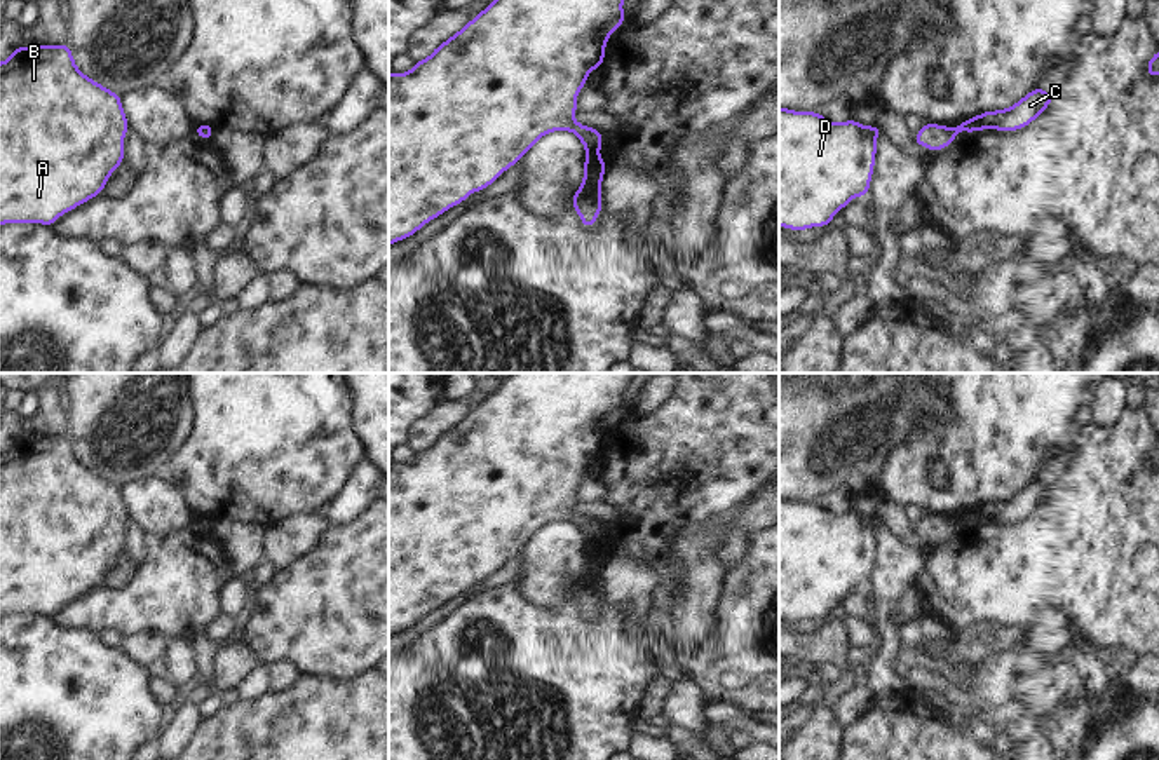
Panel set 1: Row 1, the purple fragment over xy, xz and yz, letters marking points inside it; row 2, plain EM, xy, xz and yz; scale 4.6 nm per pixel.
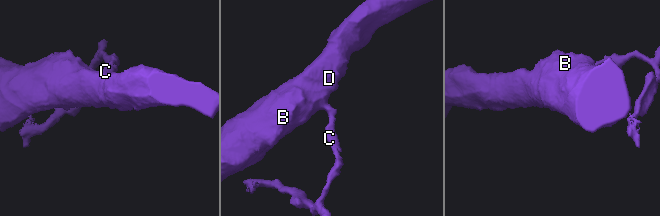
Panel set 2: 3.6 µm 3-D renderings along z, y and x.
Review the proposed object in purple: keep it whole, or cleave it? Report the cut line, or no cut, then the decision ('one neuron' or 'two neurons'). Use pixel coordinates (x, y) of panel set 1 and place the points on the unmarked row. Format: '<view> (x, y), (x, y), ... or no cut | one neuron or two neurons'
xz (586, 549), (600, 551) | two neurons

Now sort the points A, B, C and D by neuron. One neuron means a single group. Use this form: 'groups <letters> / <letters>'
groups A B D / C

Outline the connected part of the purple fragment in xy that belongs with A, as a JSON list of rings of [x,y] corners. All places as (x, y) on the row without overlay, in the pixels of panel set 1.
[[[66,432],[17,436],[0,453],[0,617],[5,614],[52,614],[68,601],[103,584],[112,563],[125,551],[129,511],[120,485],[78,460]]]

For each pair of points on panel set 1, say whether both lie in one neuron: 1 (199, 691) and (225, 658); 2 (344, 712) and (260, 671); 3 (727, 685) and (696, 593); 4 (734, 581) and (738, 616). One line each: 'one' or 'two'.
1: one
2: two
3: two
4: one

